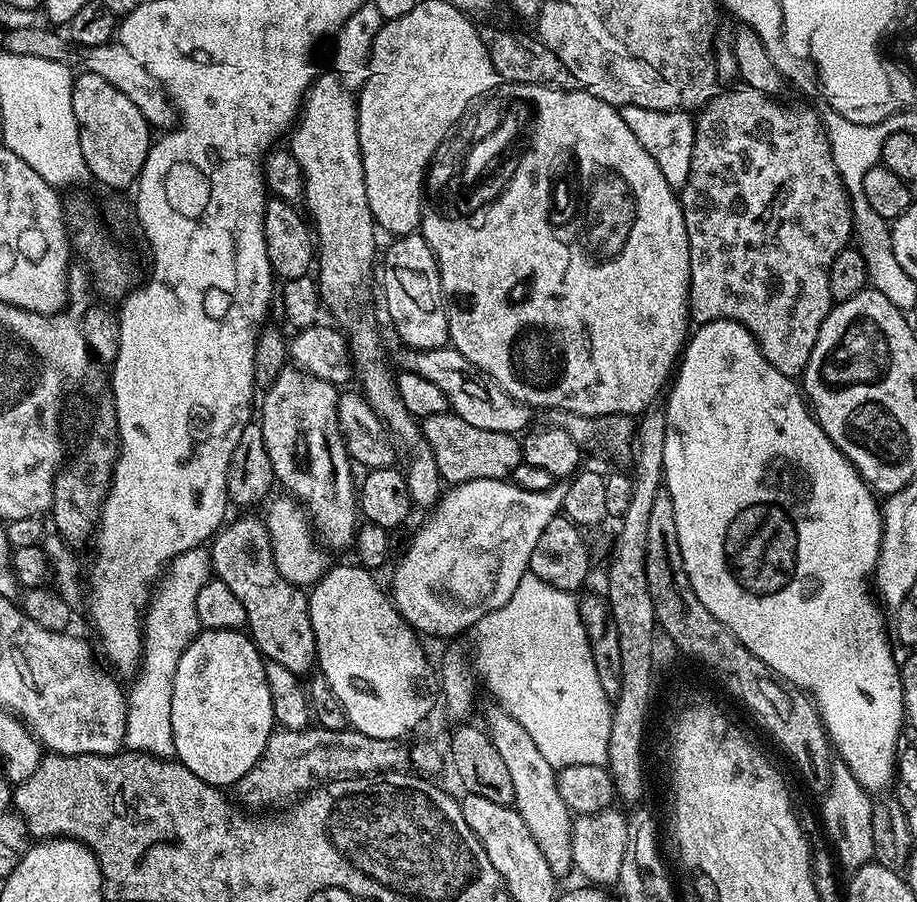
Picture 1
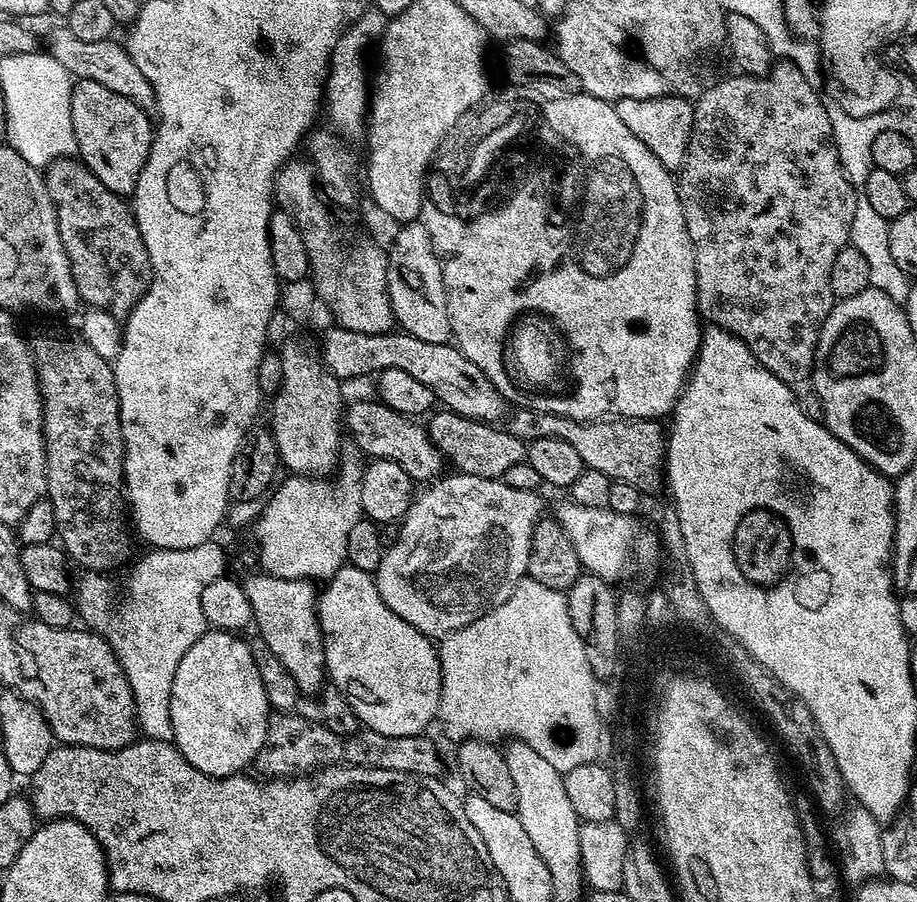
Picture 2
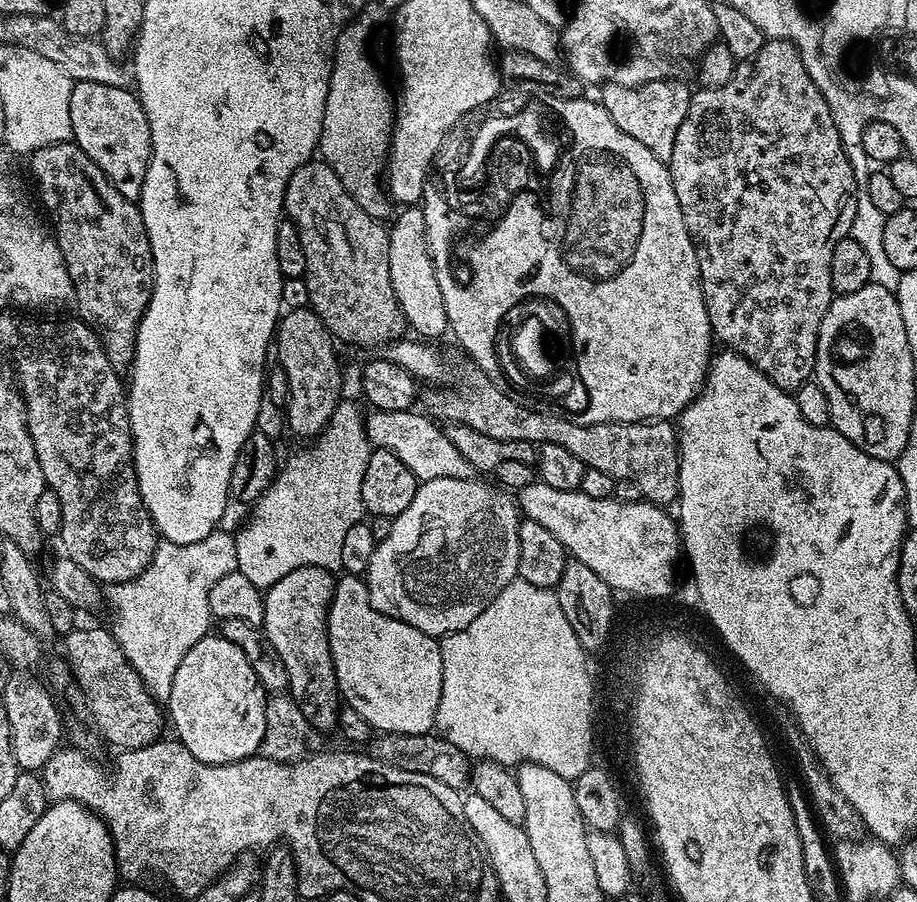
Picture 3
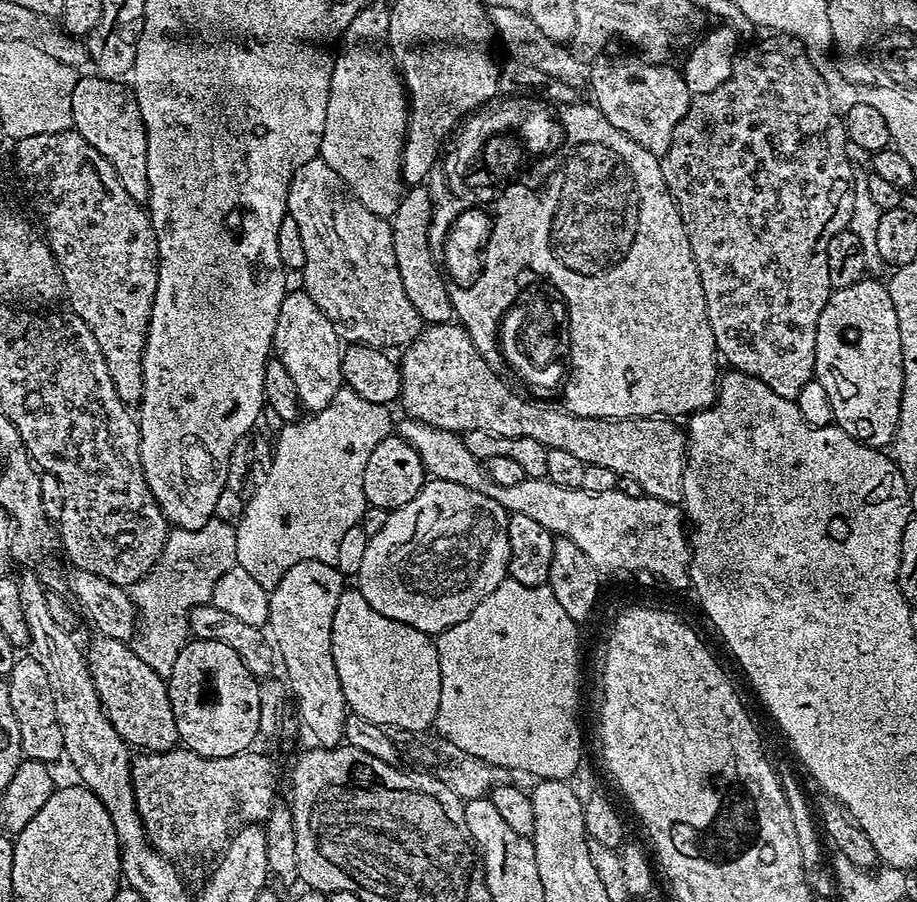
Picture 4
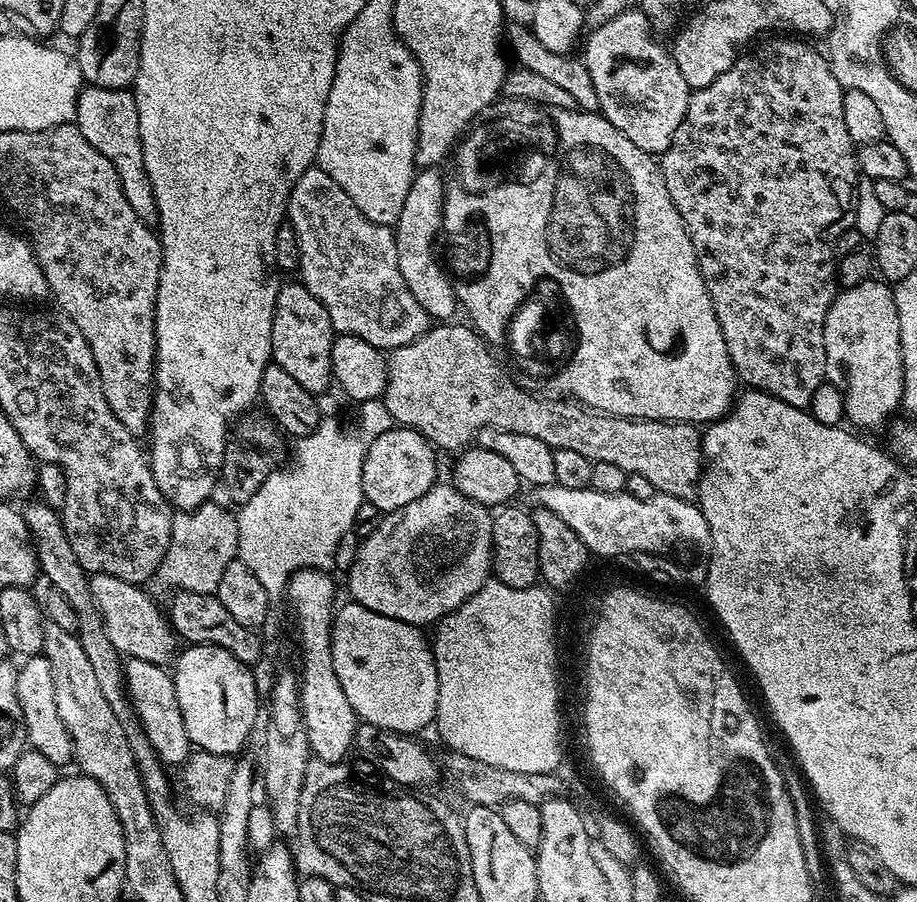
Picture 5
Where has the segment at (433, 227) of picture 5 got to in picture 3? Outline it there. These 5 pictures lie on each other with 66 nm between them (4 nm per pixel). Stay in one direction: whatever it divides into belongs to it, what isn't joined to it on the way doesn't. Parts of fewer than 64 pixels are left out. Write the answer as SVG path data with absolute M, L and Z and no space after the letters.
M404 206L395 213L388 228L388 257L390 258L390 282L398 298L398 306L404 315L404 323L417 337L434 338L449 331L446 318L446 302L442 302L442 290L438 286L436 267L428 254L425 209L420 206Z

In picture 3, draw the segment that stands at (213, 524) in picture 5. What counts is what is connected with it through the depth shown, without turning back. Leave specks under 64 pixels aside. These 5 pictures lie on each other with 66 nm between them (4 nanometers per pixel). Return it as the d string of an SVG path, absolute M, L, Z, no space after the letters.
M224 531L211 532L206 538L188 544L161 541L156 545L154 558L138 578L107 585L106 608L108 604L112 611L112 636L157 701L167 701L178 666L211 629L211 587L238 569L235 537Z

